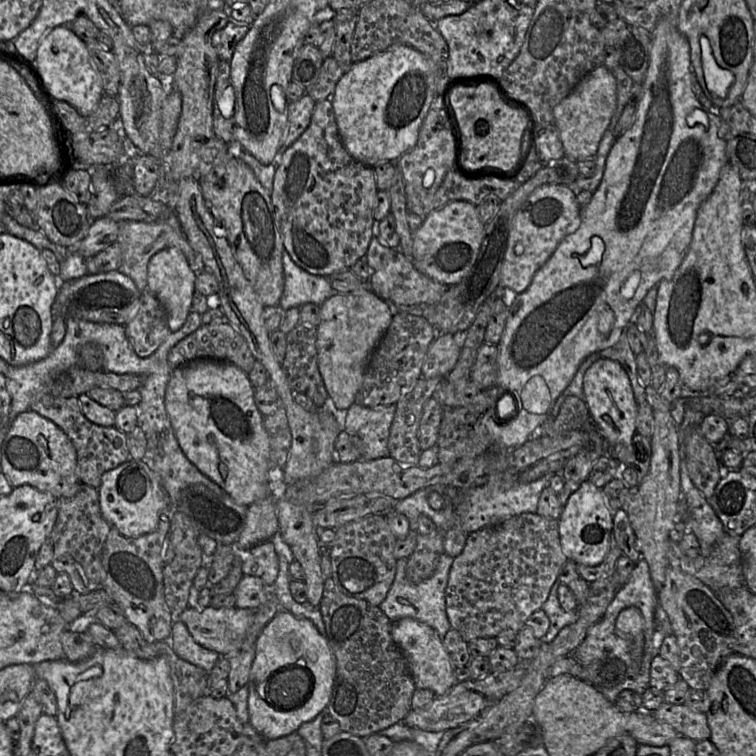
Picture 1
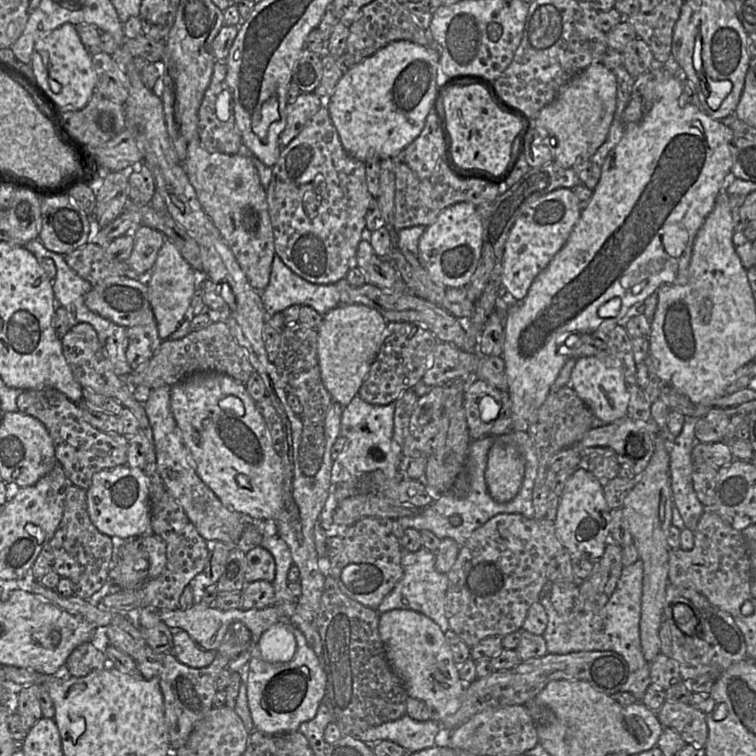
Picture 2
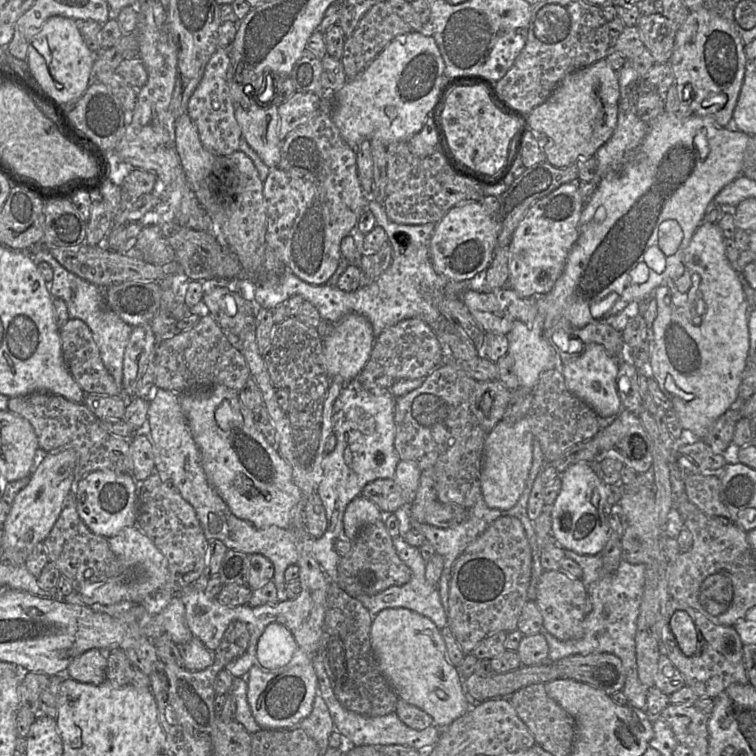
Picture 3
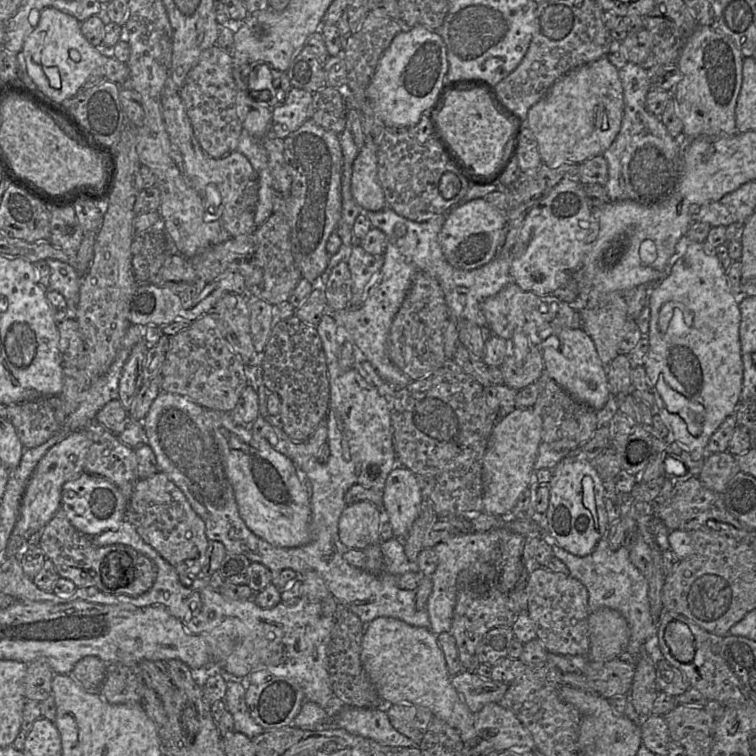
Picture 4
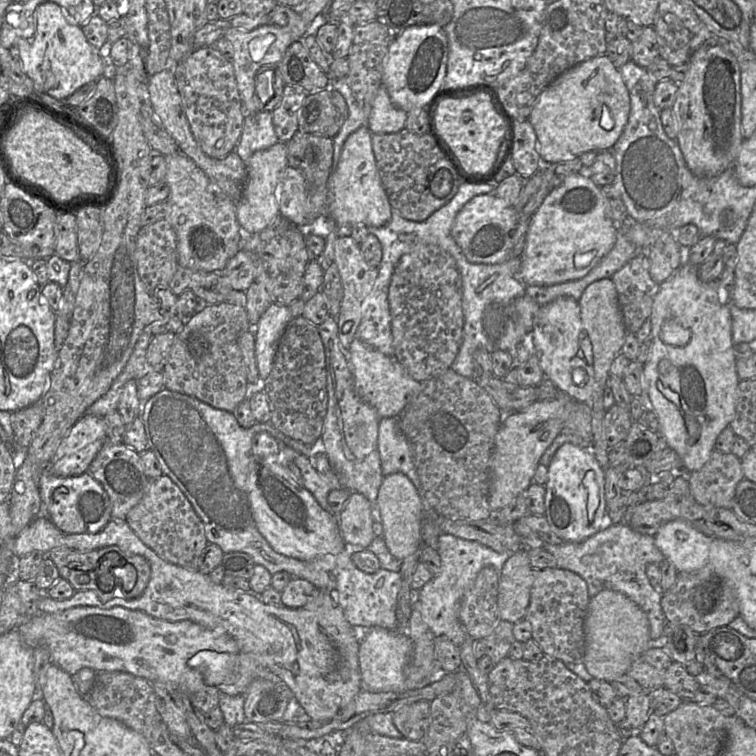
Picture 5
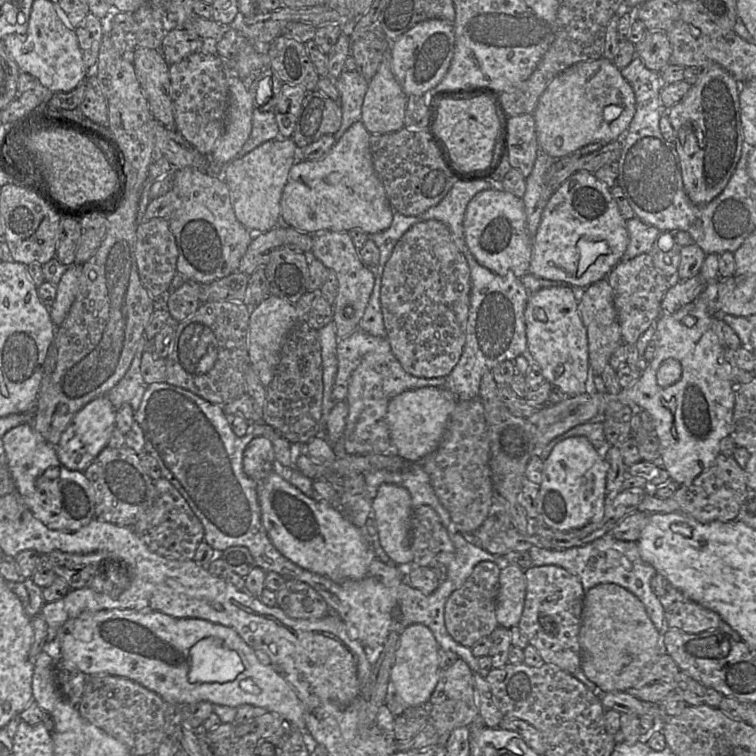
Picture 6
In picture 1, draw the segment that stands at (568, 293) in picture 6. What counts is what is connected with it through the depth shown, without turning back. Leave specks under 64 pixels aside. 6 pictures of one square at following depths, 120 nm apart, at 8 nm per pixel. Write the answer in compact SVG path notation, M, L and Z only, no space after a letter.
M601 357L585 372L583 377L584 401L590 416L596 421L610 446L628 444L636 432L635 421L638 403L627 372L617 361Z

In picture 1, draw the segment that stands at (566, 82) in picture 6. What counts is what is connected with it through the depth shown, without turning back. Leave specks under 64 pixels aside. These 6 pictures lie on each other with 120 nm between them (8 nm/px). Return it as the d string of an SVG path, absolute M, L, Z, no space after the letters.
M604 65L586 74L553 110L553 124L559 131L565 157L575 161L594 159L604 132L616 108L616 79Z

